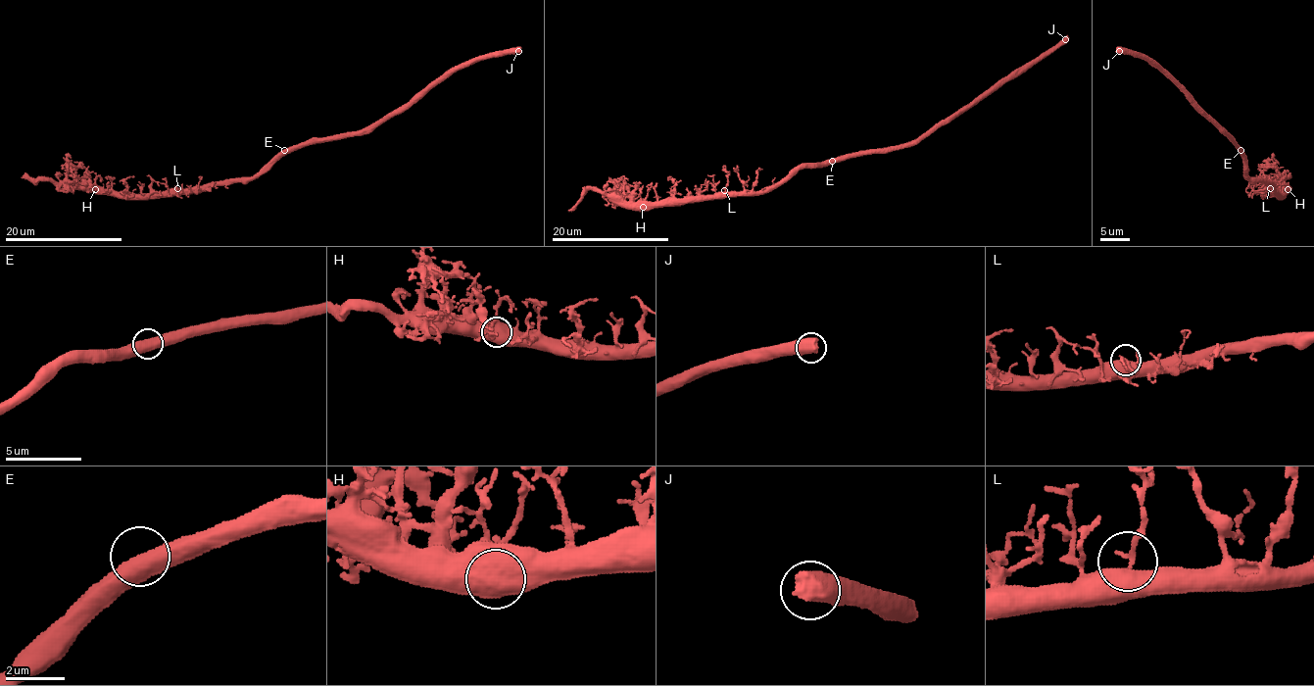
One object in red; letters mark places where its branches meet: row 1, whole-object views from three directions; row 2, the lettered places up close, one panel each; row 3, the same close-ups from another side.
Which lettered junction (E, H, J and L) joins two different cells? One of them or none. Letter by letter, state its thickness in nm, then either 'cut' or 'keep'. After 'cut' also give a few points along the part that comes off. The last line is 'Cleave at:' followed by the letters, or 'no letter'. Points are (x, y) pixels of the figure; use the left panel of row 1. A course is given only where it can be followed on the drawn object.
E: 550 nm thick; keep
H: 1500 nm thick; keep
J: 850 nm thick; keep
L: 400 nm thick; keep
Cleave at: no letter

